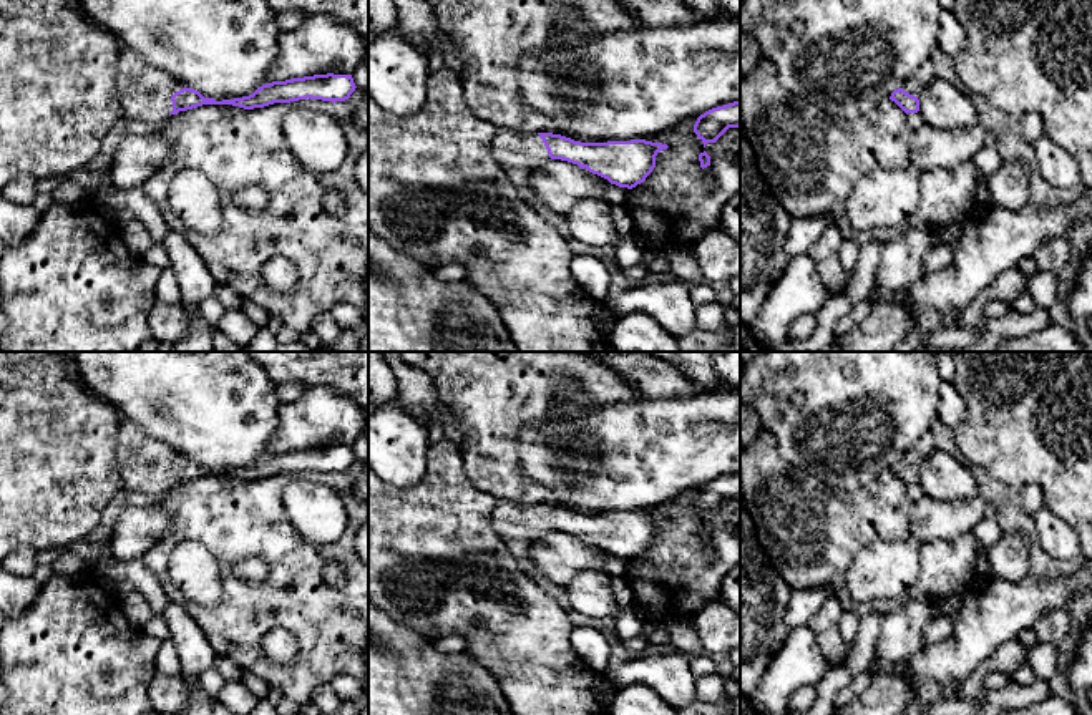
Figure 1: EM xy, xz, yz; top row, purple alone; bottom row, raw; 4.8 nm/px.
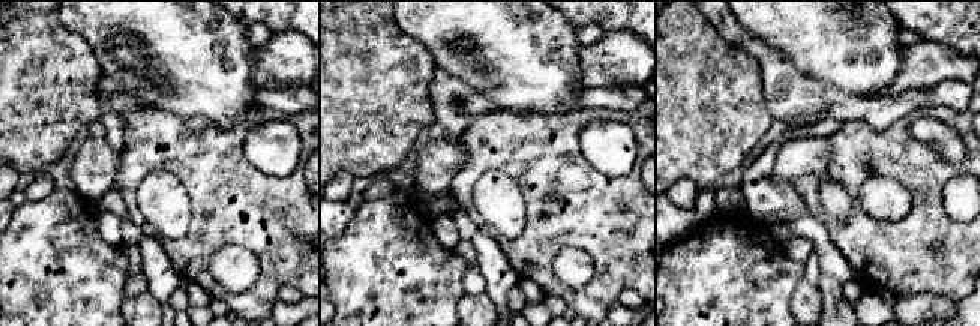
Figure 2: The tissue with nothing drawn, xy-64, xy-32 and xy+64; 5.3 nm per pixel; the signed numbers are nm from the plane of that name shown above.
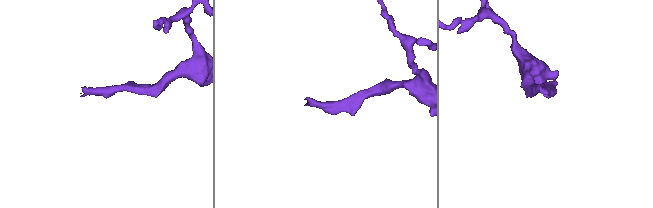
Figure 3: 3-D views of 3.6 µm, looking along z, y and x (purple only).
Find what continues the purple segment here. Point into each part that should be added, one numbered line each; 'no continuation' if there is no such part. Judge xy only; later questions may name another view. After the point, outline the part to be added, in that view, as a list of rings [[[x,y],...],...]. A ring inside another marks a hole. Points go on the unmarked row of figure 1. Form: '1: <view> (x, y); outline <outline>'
1: xy (145, 463); outline [[[119,413],[116,461],[124,489],[154,496],[173,483],[171,468],[184,458],[171,446],[151,438]]]

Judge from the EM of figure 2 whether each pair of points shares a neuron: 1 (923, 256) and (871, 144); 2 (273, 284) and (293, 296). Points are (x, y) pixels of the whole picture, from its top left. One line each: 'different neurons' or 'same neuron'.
1: same neuron
2: different neurons

